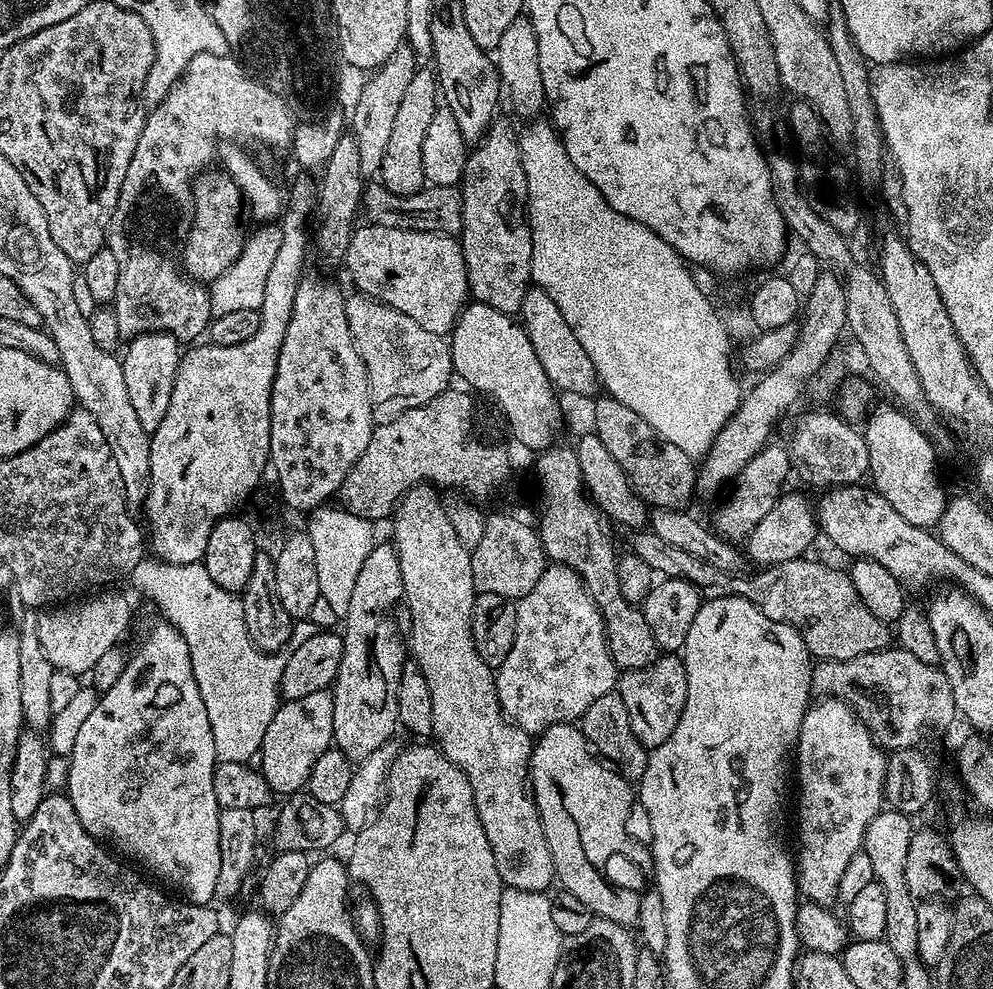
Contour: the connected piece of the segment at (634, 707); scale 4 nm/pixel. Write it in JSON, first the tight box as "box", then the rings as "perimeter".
{"box":[618,654,687,748],"perimeter":[[[661,654],[650,666],[619,673],[618,691],[622,702],[626,702],[626,714],[630,714],[630,730],[634,730],[634,738],[638,738],[644,748],[662,746],[662,742],[674,734],[674,726],[678,726],[678,718],[682,718],[686,706],[687,685],[684,661],[676,654]]]}

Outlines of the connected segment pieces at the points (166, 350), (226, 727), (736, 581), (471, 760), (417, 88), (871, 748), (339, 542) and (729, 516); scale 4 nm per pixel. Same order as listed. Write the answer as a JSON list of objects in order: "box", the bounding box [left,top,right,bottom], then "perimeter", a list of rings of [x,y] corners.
[{"box":[120,332,182,434],"perimeter":[[[143,332],[127,341],[128,349],[120,360],[122,378],[126,378],[126,394],[134,406],[138,423],[149,434],[162,426],[162,418],[170,410],[170,394],[174,390],[174,378],[182,355],[181,341],[165,332]]]},{"box":[130,558,288,764],"perimeter":[[[145,558],[134,566],[130,581],[141,588],[158,607],[164,611],[163,619],[172,623],[184,636],[184,641],[192,659],[194,678],[210,718],[210,730],[214,734],[214,750],[219,763],[238,762],[248,764],[259,753],[266,738],[266,726],[274,718],[276,709],[282,703],[280,683],[282,670],[288,661],[287,655],[260,652],[252,645],[250,634],[244,621],[244,601],[233,592],[222,590],[210,574],[206,574],[203,563],[165,564],[155,558]]]},{"box":[630,530,889,661],"perimeter":[[[636,530],[631,536],[630,550],[642,558],[653,573],[669,580],[690,582],[704,600],[741,596],[760,608],[766,618],[789,624],[817,661],[849,660],[889,647],[889,625],[866,610],[866,602],[862,602],[858,590],[854,590],[854,582],[847,571],[839,572],[820,560],[801,558],[765,567],[757,571],[760,572],[757,576],[733,574],[710,566],[710,562],[702,562],[702,558],[694,558],[694,554],[686,554],[686,550],[678,550],[678,546],[670,546],[670,542],[662,542],[651,530]]]},{"box":[390,486,556,893],"perimeter":[[[432,486],[411,488],[400,501],[391,521],[390,543],[398,554],[398,566],[402,566],[403,603],[408,604],[408,612],[412,615],[410,656],[422,670],[422,678],[426,678],[426,686],[430,689],[430,703],[434,710],[432,736],[435,743],[446,759],[454,762],[454,766],[462,770],[470,782],[476,813],[482,822],[482,830],[486,830],[486,842],[490,842],[494,866],[498,866],[498,878],[505,888],[547,893],[548,887],[554,884],[556,871],[550,858],[550,846],[546,846],[546,834],[542,834],[542,822],[530,787],[534,740],[500,709],[494,670],[482,662],[474,646],[472,611],[478,593],[472,573],[472,553],[455,534],[449,509],[440,501],[439,495],[441,493]]]},{"box":[378,66,438,196],"perimeter":[[[428,66],[417,67],[414,78],[410,78],[410,86],[406,86],[378,173],[379,183],[393,196],[408,196],[411,192],[420,191],[426,184],[422,170],[422,141],[426,138],[430,118],[434,118],[438,107],[436,73],[431,67],[426,67]]]},{"box":[794,698,888,905],"perimeter":[[[820,698],[820,701],[813,703],[802,718],[800,733],[796,739],[797,745],[794,749],[794,780],[800,783],[800,856],[798,852],[798,869],[796,872],[796,887],[799,895],[805,901],[811,901],[814,904],[831,905],[831,900],[835,901],[838,897],[838,882],[842,882],[842,870],[846,870],[850,858],[858,854],[864,848],[864,835],[868,830],[868,823],[878,815],[885,807],[884,798],[884,779],[886,778],[886,766],[888,765],[888,756],[885,749],[881,748],[872,738],[871,732],[863,723],[856,721],[856,716],[852,713],[852,708],[848,704],[843,704],[840,698]]]},{"box":[306,506,376,618],"perimeter":[[[325,506],[317,508],[309,515],[306,531],[314,547],[314,560],[317,563],[318,586],[321,603],[342,618],[349,612],[351,591],[354,590],[358,571],[366,560],[366,555],[376,543],[373,523],[362,519],[361,516],[349,512],[346,508],[332,508]]]},{"box":[715,442,790,542],"perimeter":[[[776,442],[769,443],[758,454],[754,454],[754,458],[746,462],[746,466],[742,466],[731,489],[732,497],[716,512],[715,531],[729,542],[747,541],[754,526],[758,526],[758,522],[762,522],[763,516],[774,506],[774,502],[780,500],[780,484],[786,483],[788,476],[790,477],[790,461],[787,447],[780,445],[779,448]]]}]

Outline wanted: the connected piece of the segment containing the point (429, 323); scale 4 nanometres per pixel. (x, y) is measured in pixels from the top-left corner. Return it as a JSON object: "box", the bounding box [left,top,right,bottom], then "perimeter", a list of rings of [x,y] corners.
{"box":[342,222,470,337],"perimeter":[[[375,222],[365,225],[365,228],[357,227],[353,231],[350,246],[342,257],[342,264],[348,267],[348,272],[356,283],[355,291],[406,314],[406,318],[414,318],[414,322],[418,322],[422,330],[430,330],[430,334],[447,337],[470,300],[466,262],[459,239],[455,236],[444,236],[440,232],[391,228]]]}

